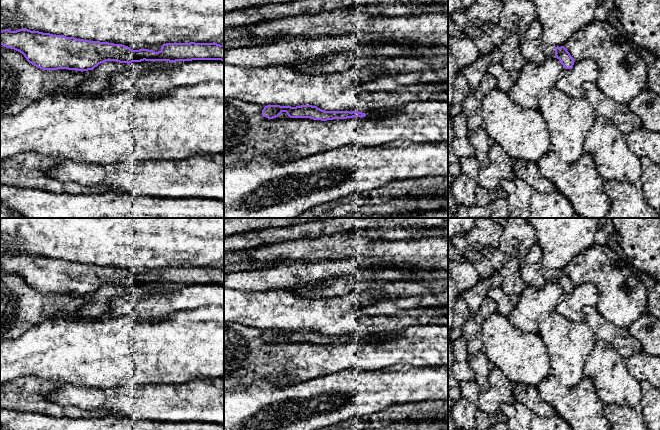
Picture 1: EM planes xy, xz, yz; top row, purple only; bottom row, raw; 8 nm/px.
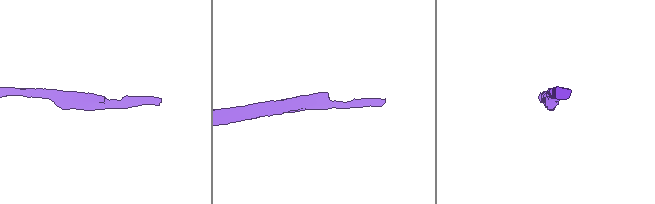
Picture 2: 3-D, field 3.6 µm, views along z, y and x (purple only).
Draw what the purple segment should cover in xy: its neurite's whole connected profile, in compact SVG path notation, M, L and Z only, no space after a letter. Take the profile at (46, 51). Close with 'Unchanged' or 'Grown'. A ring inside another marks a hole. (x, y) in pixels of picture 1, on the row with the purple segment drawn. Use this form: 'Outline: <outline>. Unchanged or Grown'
Outline: M5 29L0 31L0 45L22 53L29 63L43 70L68 69L83 72L93 70L106 61L116 61L127 63L130 69L138 72L183 68L194 85L204 82L205 78L215 80L216 61L224 61L224 45L215 42L166 43L150 50L144 48L133 50L122 44L89 41L28 29L16 31Z. Grown

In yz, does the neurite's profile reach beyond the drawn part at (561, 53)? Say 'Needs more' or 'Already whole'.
Needs more

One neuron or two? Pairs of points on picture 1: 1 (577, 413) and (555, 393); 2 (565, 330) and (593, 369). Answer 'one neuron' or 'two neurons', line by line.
1: one neuron
2: two neurons

